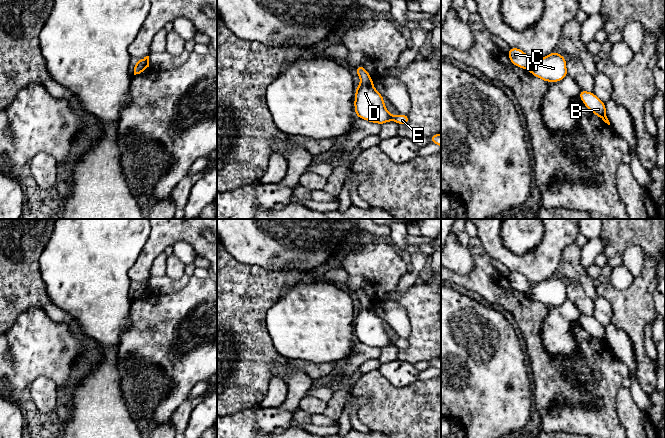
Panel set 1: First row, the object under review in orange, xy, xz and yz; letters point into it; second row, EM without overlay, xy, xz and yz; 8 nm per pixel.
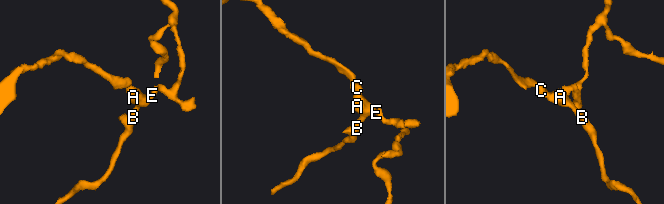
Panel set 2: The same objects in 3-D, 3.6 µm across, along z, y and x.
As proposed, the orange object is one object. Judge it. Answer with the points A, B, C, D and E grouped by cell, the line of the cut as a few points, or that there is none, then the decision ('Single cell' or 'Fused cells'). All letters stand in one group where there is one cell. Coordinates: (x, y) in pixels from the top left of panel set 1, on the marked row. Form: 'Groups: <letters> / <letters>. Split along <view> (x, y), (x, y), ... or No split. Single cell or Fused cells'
Groups: A B D E / C. Split along xy (136, 61), (148, 65). Fused cells

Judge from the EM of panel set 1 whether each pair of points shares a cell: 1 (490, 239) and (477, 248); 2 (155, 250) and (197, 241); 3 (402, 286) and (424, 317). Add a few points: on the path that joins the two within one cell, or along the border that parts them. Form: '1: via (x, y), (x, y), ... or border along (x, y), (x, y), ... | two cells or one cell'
1: border along (478, 236), (484, 249), (492, 258) | two cells
2: via (165, 240), (170, 235), (187, 235) | one cell
3: border along (407, 271), (397, 283), (396, 291), (399, 294) | two cells

